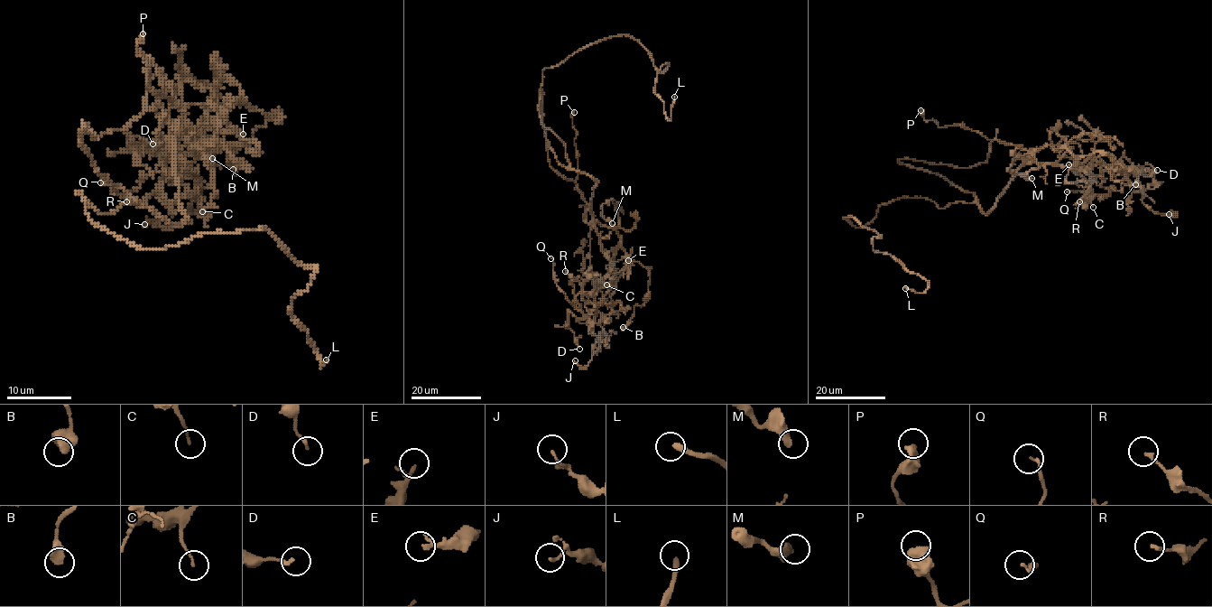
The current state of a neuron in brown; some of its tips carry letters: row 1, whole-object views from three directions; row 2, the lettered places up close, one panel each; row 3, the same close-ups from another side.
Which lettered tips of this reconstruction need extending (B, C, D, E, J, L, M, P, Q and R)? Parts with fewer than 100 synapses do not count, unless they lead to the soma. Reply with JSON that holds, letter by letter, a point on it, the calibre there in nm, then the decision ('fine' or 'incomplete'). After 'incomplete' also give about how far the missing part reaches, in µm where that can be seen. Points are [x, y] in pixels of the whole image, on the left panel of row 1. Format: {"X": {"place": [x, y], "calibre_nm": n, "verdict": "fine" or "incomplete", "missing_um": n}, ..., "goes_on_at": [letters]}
{"B": {"place": [233, 169], "calibre_nm": 650, "verdict": "fine"}, "C": {"place": [202, 211], "calibre_nm": 110, "verdict": "fine"}, "D": {"place": [152, 144], "calibre_nm": 170, "verdict": "fine"}, "E": {"place": [243, 134], "calibre_nm": 150, "verdict": "fine"}, "J": {"place": [144, 224], "calibre_nm": 130, "verdict": "fine"}, "L": {"place": [326, 359], "calibre_nm": 280, "verdict": "incomplete", "missing_um": 3}, "M": {"place": [212, 158], "calibre_nm": 420, "verdict": "fine"}, "P": {"place": [143, 33], "calibre_nm": 550, "verdict": "fine"}, "Q": {"place": [100, 182], "calibre_nm": 120, "verdict": "fine"}, "R": {"place": [126, 201], "calibre_nm": 160, "verdict": "fine"}, "goes_on_at": ["L"]}

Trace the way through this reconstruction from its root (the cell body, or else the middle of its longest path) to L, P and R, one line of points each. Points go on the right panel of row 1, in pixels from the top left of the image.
L: (968, 192), (975, 201), (943, 209), (892, 200), (863, 228), (844, 219), (929, 284), (905, 288)
P: (968, 192), (899, 160), (975, 166), (986, 160), (990, 140), (957, 125), (927, 122), (920, 110)
R: (968, 192), (987, 213), (1013, 175), (1027, 163), (1082, 170), (1118, 163), (1124, 171), (1119, 191), (1079, 201)

